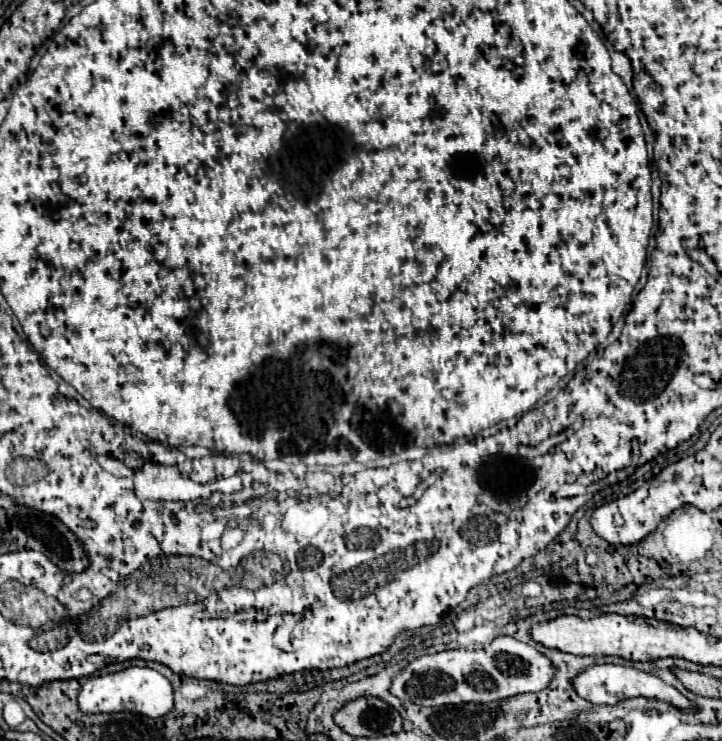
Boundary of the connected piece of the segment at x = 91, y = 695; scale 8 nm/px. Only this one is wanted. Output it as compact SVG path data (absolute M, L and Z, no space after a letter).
M128 667L118 673L90 677L78 695L80 709L84 713L120 713L132 711L146 717L164 717L174 707L174 691L170 681L150 667Z

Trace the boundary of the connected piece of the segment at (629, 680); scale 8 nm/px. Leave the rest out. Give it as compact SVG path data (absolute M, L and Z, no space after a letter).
M594 665L586 671L582 671L574 679L574 689L578 691L580 697L584 697L584 699L588 699L590 703L596 703L596 705L616 705L616 703L620 703L624 699L630 699L630 697L646 697L646 699L666 701L666 703L678 707L684 713L698 713L698 707L696 707L694 701L686 699L678 689L664 683L660 677L638 671L634 667L624 667L624 665Z

